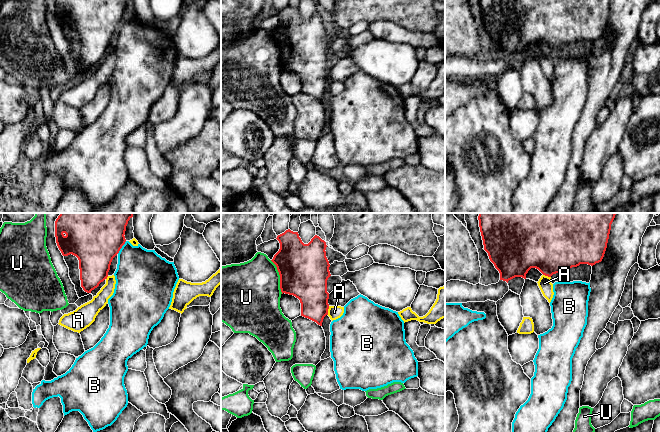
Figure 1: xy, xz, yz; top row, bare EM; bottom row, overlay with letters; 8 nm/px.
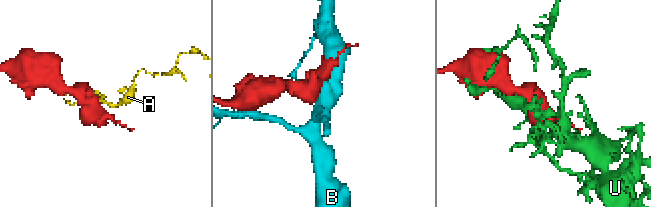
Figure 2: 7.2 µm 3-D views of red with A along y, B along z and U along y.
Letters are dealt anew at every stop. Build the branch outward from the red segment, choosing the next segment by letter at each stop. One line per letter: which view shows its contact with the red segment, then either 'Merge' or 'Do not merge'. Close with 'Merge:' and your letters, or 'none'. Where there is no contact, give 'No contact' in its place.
A: Touches red in xz. Do not merge
B: Touches red in xy. Do not merge
U: Touches red in xz. Do not merge
Merge: none

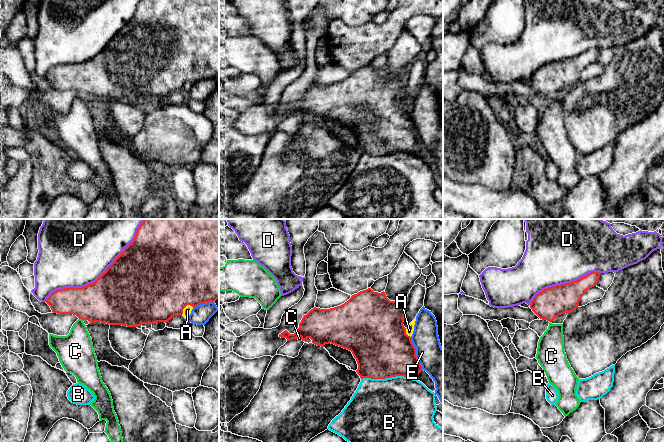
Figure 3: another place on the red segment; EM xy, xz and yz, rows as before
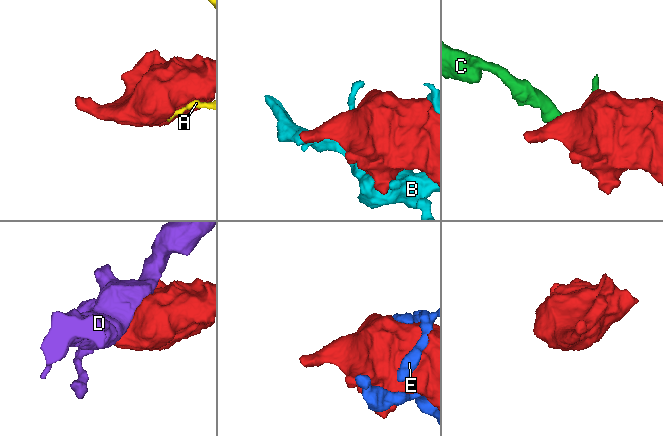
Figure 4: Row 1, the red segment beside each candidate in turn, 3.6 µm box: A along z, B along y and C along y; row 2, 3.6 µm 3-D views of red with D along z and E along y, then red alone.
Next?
A: Touches red in xy. Do not merge
B: Touches red in xz. Do not merge
C: Touches red in xy. Do not merge
D: Touches red in xy. Do not merge
E: Touches red in xz. Do not merge
Merge: none

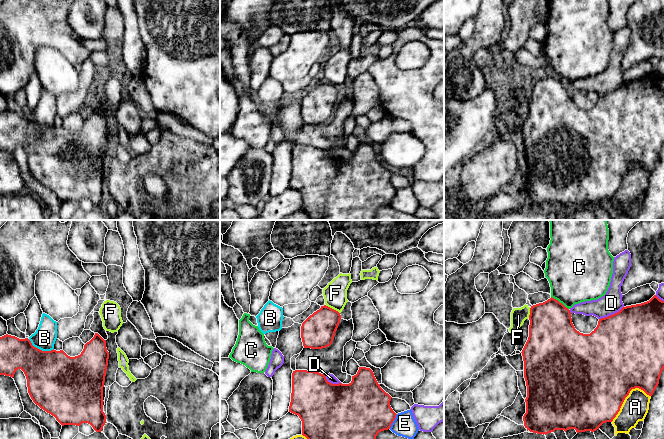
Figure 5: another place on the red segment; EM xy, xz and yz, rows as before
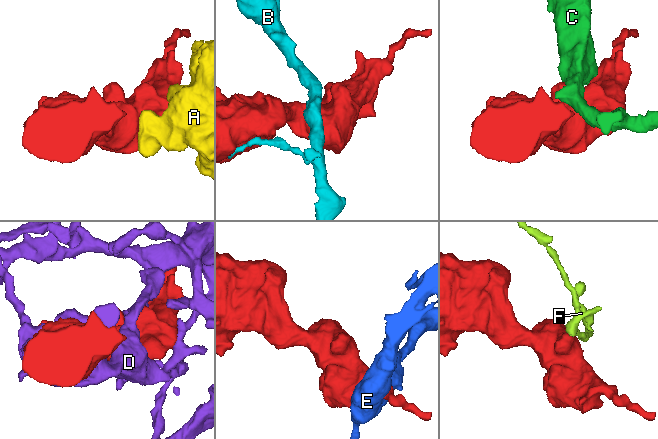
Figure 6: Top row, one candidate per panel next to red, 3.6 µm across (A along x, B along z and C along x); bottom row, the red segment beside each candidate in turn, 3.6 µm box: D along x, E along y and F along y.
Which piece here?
A: Touches red in yz. Do not merge
B: Touches red in xy. Do not merge
C: Touches red in yz. Do not merge
D: Touches red in yz. Do not merge
E: Touches red in xz. Do not merge
F: Touches red in xz. Do not merge
Merge: none

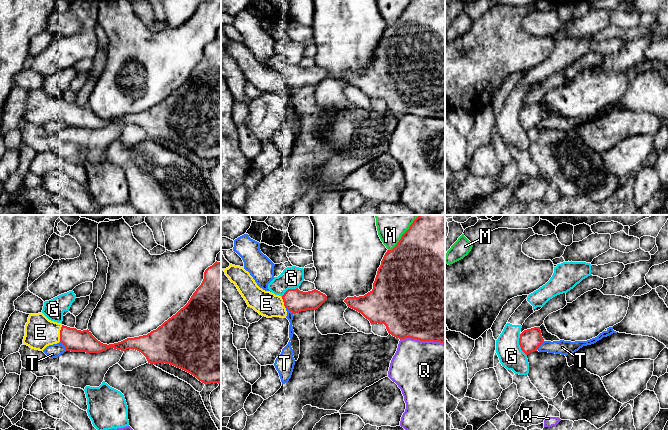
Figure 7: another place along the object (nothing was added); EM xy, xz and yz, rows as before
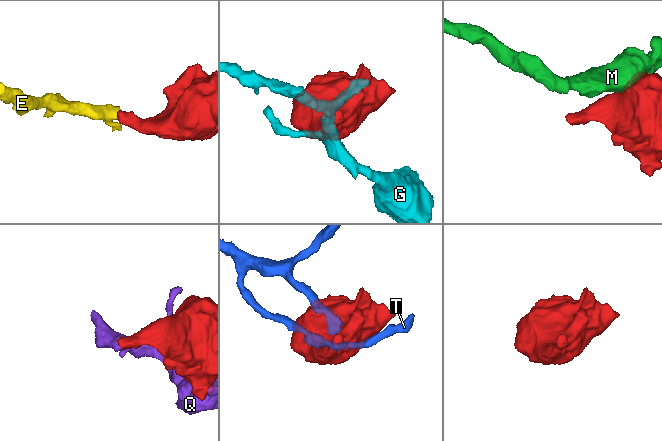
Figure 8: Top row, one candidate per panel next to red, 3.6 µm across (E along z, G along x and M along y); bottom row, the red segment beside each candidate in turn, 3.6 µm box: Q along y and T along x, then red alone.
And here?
E: Touches red in xy. Merge
G: Touches red in yz. Do not merge
M: Touches red in xz. Do not merge
Q: Touches red in xz. Do not merge
T: Touches red in xy. Do not merge
Merge: E

